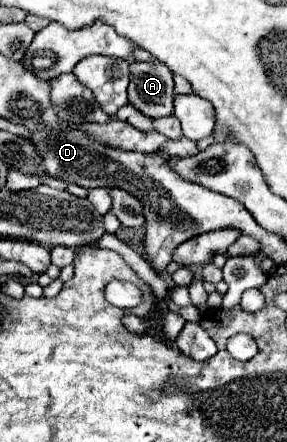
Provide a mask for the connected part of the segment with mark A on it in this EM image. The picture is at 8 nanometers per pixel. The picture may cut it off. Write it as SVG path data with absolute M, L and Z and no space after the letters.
M133 62L129 102L149 118L173 114L173 72L163 62Z

